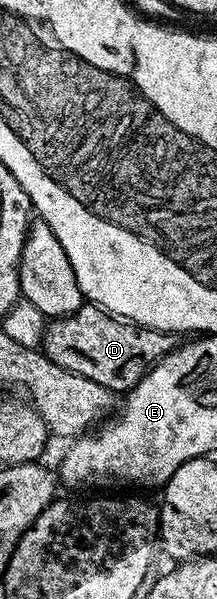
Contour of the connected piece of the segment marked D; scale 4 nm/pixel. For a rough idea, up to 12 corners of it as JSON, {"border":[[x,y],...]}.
{"border":[[91,302],[44,329],[58,366],[127,394],[178,346]]}

